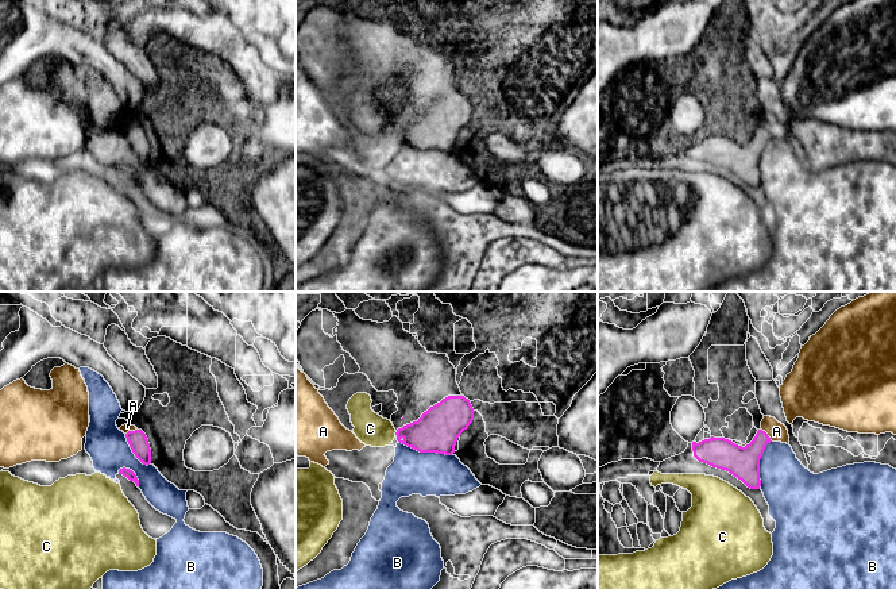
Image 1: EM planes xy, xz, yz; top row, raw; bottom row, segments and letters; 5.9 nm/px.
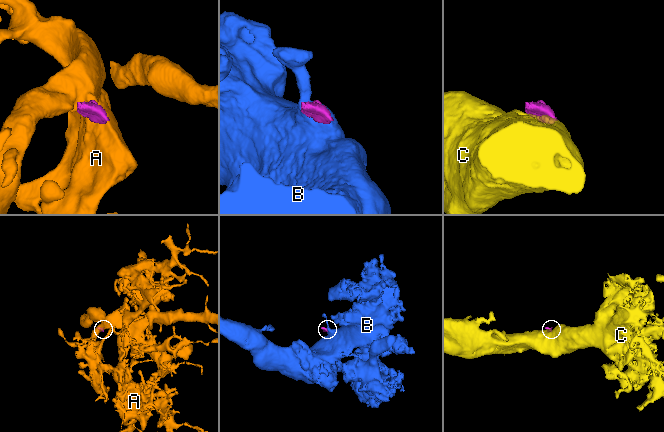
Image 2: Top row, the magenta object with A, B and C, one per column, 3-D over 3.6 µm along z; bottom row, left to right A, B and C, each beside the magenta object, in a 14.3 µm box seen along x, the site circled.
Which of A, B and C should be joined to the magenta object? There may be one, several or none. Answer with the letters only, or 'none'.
none

